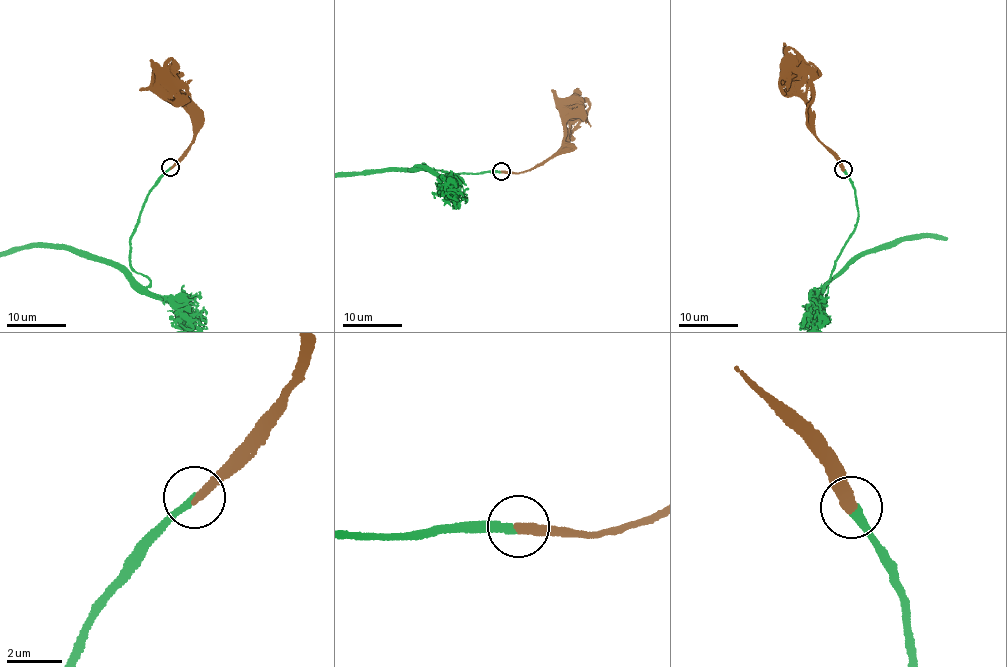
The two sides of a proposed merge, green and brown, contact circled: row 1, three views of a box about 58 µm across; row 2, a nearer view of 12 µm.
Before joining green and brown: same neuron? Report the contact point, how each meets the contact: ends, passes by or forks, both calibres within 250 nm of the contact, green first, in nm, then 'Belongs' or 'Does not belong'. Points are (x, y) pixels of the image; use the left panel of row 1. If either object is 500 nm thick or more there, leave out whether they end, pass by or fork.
Place: (170, 167). At the ring green ends. At the ring brown ends. Thickness 240 nm (green) against 280 nm. Belongs

